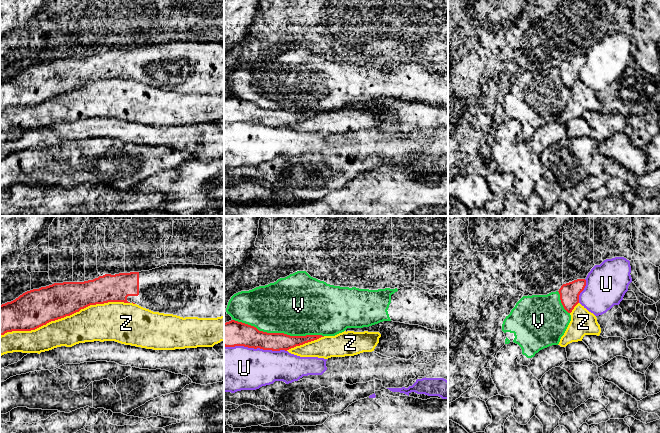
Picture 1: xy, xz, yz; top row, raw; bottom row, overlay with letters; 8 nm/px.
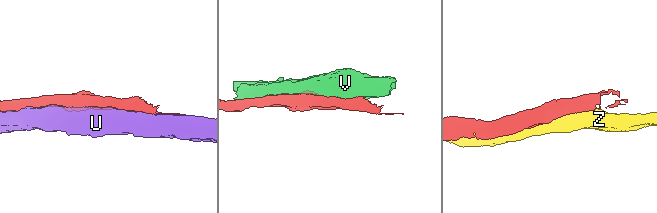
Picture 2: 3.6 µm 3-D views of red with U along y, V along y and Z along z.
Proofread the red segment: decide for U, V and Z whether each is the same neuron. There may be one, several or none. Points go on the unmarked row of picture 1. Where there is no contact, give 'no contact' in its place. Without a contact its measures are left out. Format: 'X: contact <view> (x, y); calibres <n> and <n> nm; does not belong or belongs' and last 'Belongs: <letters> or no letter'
U: contact xz (255, 124); calibres 200 and 360 nm; does not belong
V: contact xz (278, 109); calibres 180 and 460 nm; does not belong
Z: contact xy (64, 92); calibres 300 and 280 nm; does not belong
Belongs: no letter

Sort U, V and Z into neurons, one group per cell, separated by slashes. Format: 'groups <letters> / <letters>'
groups U / V / Z

